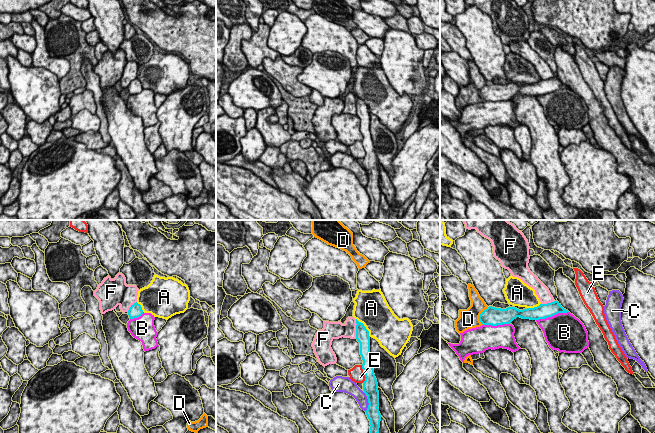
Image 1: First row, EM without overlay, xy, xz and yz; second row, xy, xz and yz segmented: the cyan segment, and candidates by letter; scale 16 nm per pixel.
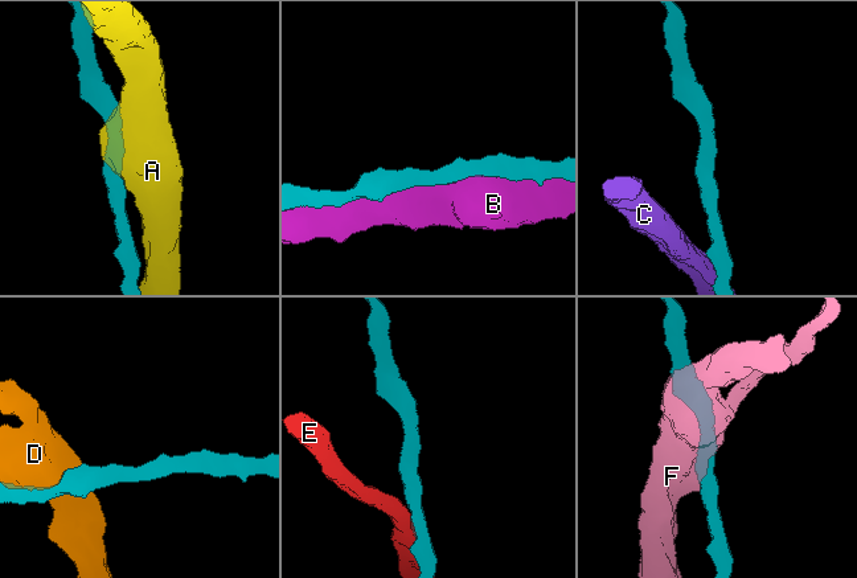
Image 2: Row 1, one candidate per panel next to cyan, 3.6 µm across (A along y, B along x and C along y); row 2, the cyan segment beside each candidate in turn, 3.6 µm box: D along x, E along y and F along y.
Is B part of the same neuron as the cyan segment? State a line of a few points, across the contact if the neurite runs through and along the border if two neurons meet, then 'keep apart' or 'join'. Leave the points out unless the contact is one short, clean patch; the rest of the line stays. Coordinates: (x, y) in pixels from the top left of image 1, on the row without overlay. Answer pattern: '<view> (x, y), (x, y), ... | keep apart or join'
join

